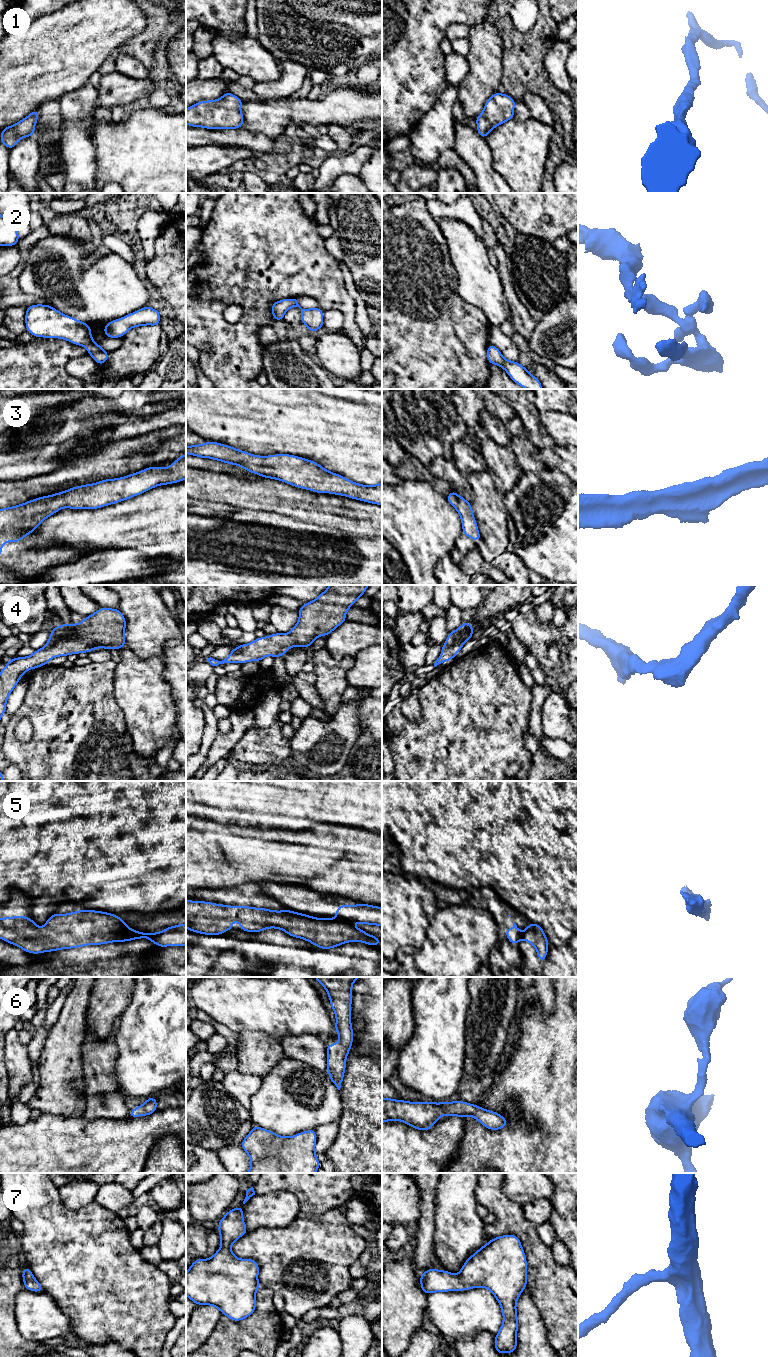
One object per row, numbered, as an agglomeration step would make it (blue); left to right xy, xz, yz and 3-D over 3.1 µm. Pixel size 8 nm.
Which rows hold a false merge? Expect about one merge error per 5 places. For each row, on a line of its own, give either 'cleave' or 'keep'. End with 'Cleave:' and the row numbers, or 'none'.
1: keep
2: keep
3: keep
4: keep
5: cleave
6: keep
7: keep
Cleave: 5

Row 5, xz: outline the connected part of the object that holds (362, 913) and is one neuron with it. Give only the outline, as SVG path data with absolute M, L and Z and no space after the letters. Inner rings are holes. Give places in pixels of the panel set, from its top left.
M356 903L354 907L348 904L337 907L335 919L382 926L382 907Z

